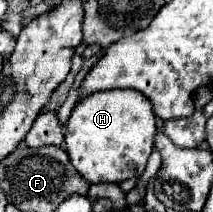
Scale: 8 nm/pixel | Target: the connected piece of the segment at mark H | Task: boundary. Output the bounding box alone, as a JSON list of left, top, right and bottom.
[64,90,156,184]

